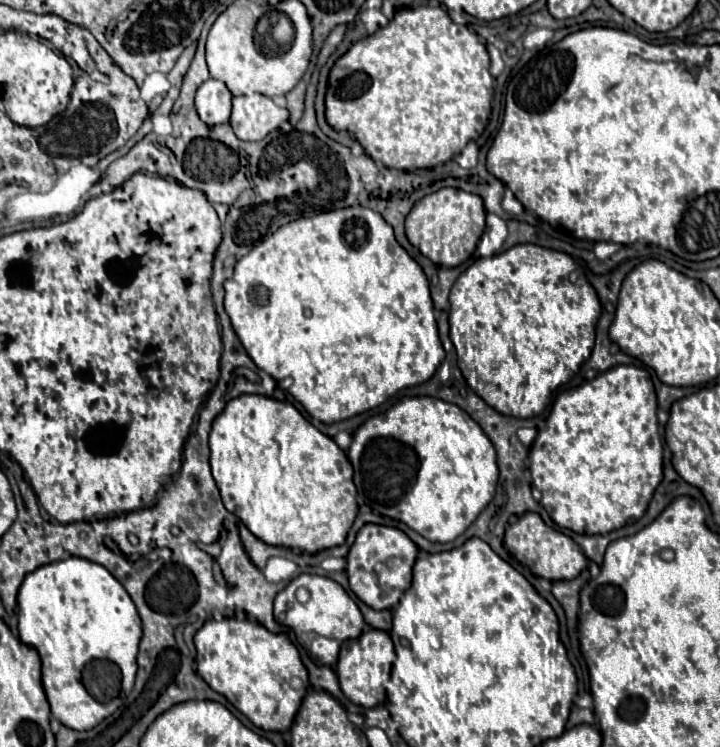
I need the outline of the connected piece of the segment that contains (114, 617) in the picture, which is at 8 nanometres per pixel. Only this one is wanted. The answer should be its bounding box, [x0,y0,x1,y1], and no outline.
[17,557,141,731]

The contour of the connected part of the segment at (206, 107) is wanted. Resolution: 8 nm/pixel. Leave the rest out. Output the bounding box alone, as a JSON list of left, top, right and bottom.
[195,79,231,125]

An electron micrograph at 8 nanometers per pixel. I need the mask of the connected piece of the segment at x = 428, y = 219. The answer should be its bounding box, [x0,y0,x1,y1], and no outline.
[405,187,485,267]

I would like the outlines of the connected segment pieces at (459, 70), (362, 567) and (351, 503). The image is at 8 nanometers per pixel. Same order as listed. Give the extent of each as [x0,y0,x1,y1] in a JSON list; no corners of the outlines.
[[325,5,495,171],[347,523,417,609],[209,395,357,553]]

